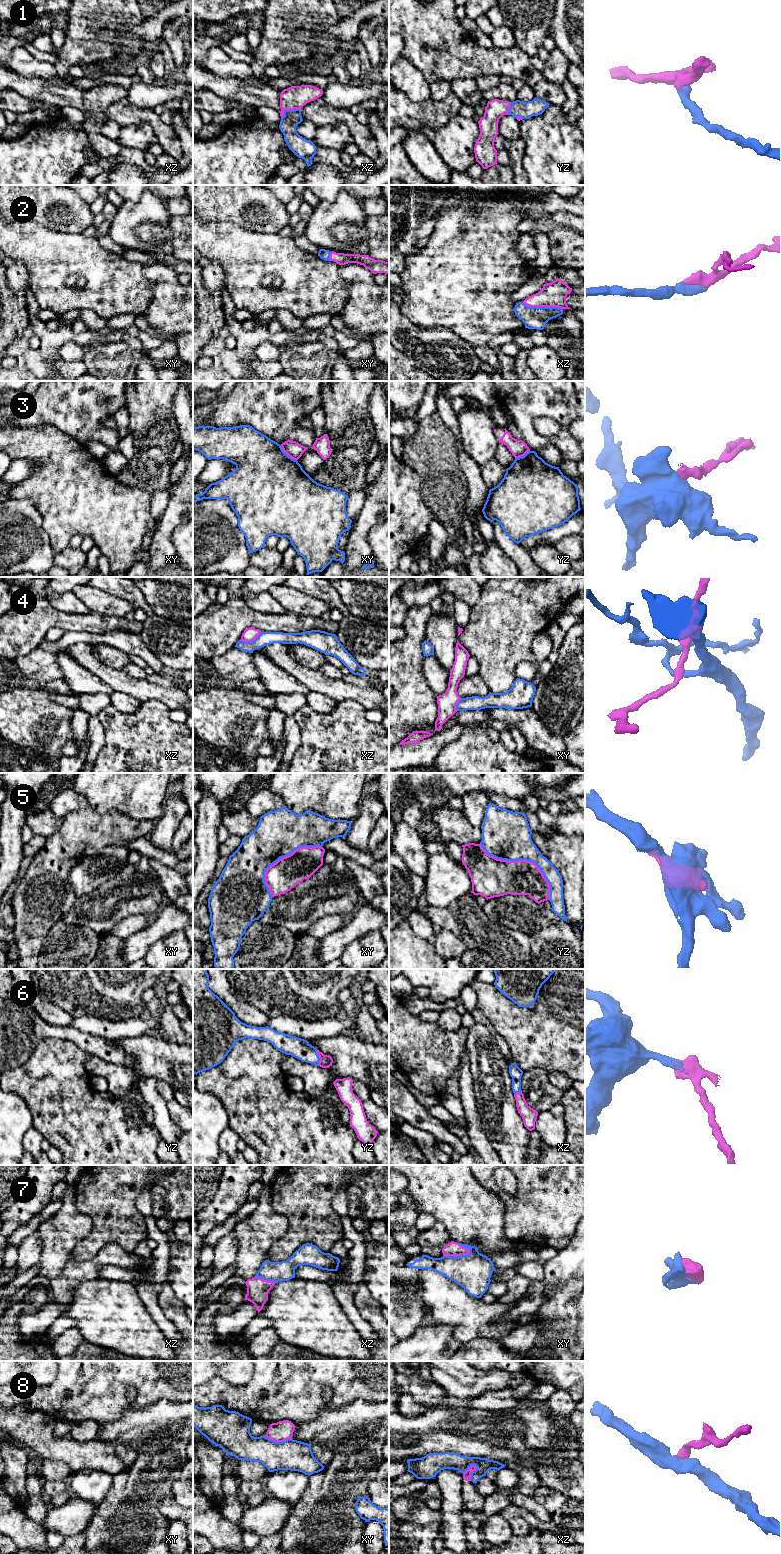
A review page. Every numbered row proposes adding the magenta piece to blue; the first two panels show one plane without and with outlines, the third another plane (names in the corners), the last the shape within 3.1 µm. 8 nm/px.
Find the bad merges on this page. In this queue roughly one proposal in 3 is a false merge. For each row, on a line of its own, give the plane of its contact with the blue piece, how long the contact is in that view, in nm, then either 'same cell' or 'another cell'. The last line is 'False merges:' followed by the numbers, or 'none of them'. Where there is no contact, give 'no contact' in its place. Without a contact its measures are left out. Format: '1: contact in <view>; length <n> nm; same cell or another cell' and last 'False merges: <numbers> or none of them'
1: contact in xz; length 170 nm; same cell
2: contact in xz; length 340 nm; same cell
3: contact in xy; length 180 nm; another cell
4: contact in xz; length 190 nm; another cell
5: contact in yz; length 700 nm; another cell
6: contact in yz; length 120 nm; same cell
7: contact in xy; length 240 nm; same cell
8: contact in xz; length 140 nm; another cell
False merges: 3, 4, 5, 8

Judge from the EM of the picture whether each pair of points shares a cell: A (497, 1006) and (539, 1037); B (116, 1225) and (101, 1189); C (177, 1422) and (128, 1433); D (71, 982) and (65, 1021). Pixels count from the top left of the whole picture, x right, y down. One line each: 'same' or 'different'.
A: same
B: same
C: same
D: different

